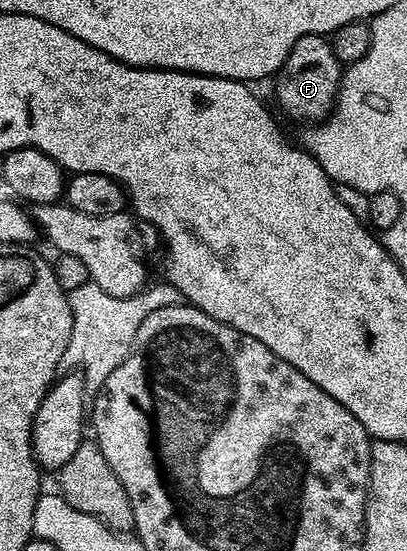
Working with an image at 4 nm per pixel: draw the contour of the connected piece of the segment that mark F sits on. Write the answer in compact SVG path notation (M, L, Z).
M324 35L301 36L289 52L285 64L274 75L275 98L279 106L291 118L303 124L318 124L335 109L339 97L339 79L344 67L334 55L330 41Z

